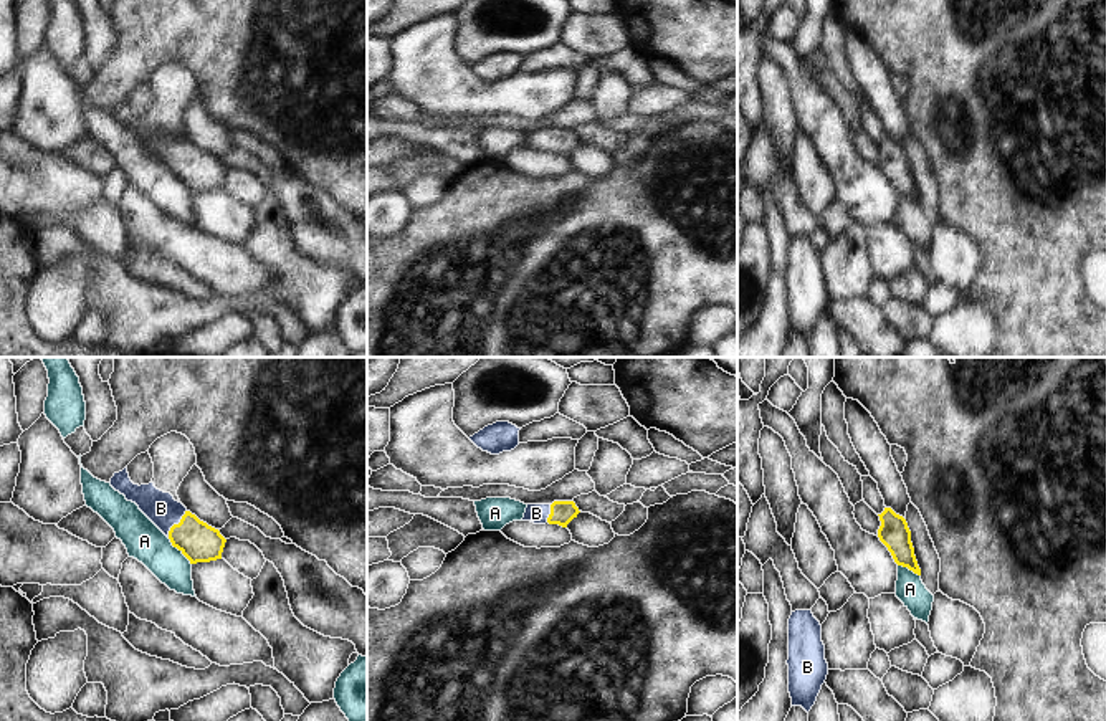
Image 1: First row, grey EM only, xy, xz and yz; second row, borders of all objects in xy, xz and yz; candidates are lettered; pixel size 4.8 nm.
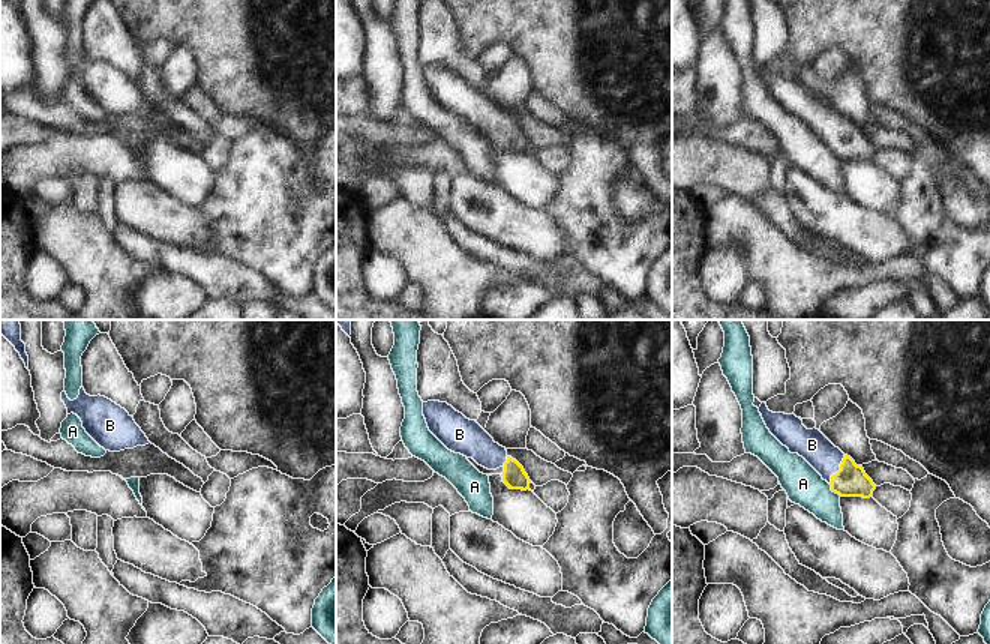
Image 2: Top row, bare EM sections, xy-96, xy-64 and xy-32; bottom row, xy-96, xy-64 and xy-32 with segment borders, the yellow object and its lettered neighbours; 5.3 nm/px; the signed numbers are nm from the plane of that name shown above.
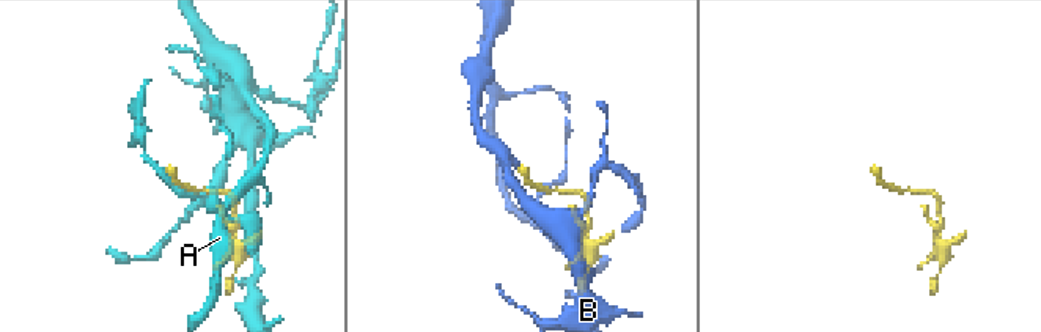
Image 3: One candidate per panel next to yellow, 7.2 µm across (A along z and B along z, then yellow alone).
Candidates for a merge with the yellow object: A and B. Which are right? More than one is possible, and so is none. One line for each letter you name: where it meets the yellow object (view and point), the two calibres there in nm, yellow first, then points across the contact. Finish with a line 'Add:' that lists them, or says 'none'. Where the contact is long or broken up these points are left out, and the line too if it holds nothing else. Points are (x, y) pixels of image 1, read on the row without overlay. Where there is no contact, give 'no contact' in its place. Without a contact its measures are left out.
B: contact xy (176, 154); calibres 190 and 160 nm; way xy (199, 172), (176, 154), (161, 138)
Add: B

